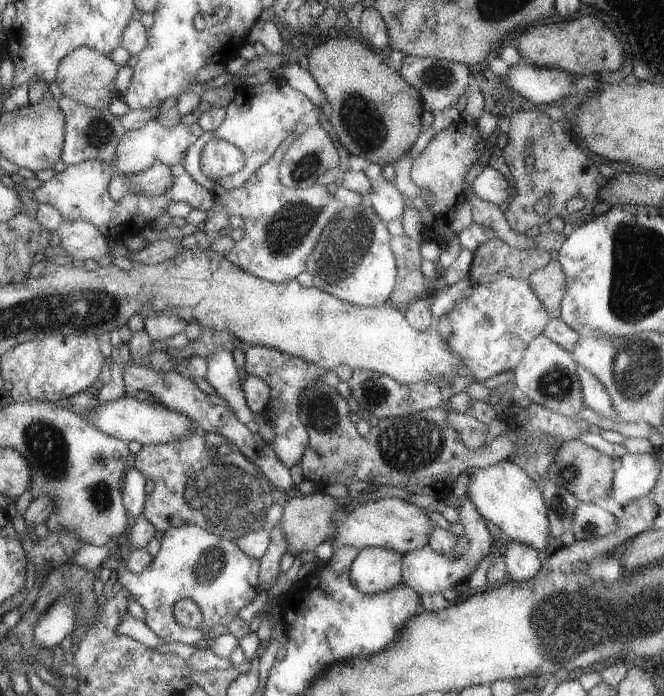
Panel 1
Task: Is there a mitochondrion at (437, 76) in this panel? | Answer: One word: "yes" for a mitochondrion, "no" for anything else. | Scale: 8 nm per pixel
yes

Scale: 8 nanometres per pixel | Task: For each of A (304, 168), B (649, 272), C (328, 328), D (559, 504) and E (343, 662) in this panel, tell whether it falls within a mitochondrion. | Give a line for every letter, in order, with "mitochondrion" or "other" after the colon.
A: mitochondrion
B: mitochondrion
C: other
D: mitochondrion
E: other

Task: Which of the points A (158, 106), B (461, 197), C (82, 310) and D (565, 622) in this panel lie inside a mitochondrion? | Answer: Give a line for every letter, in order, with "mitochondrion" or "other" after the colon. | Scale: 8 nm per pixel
A: other
B: other
C: mitochondrion
D: mitochondrion

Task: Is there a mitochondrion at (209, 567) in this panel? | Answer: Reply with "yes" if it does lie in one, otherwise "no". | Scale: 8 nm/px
yes

